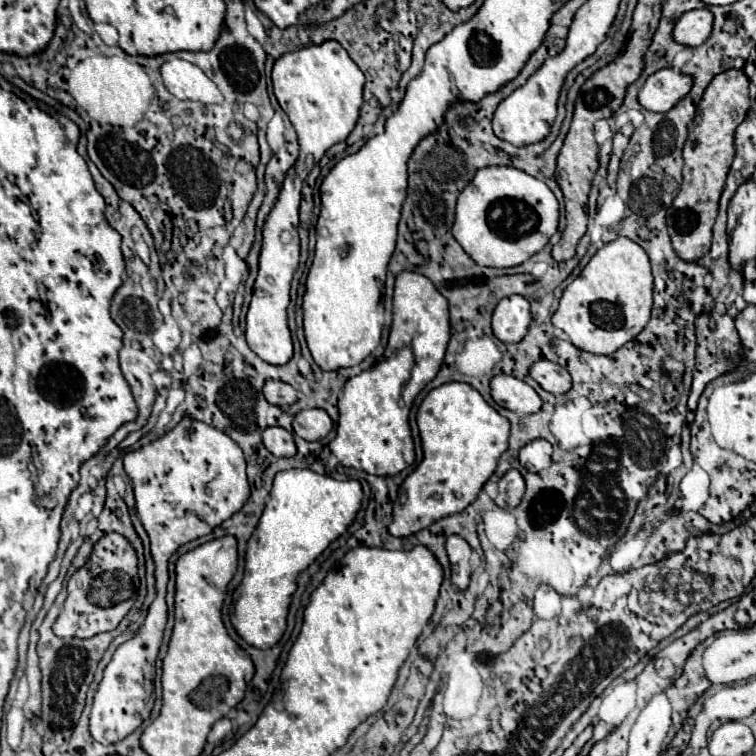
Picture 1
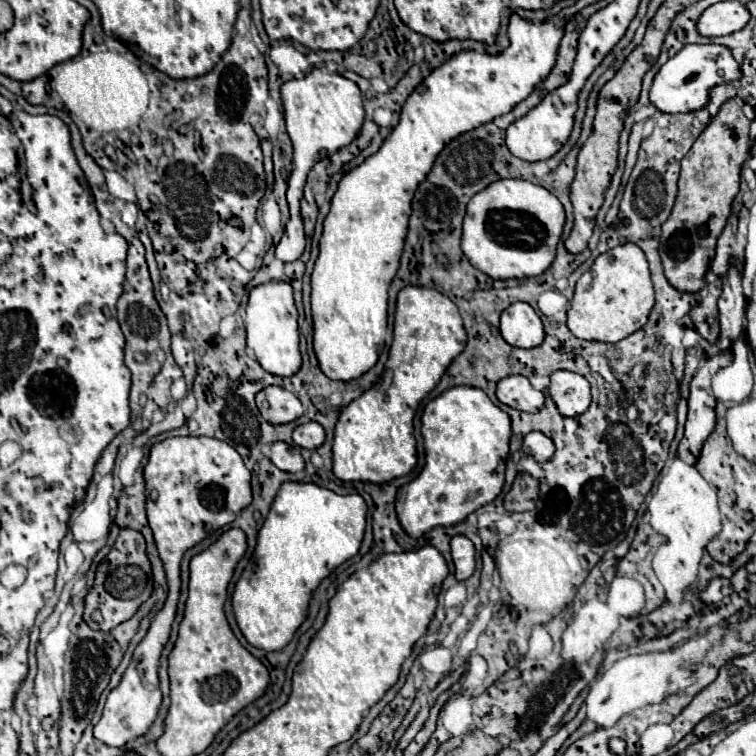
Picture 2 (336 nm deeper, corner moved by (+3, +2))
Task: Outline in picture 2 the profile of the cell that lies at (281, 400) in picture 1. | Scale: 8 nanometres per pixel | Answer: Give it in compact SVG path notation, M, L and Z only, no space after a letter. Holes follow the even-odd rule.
M264 387L256 395L256 405L262 413L262 417L272 423L272 425L282 425L282 423L292 423L298 417L304 415L304 407L298 401L298 397L284 387Z

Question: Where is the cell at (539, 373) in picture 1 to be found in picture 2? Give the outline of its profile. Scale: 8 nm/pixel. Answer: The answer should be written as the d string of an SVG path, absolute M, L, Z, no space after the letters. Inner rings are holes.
M554 371L550 375L548 391L564 417L582 415L592 401L590 383L586 381L586 377L572 371Z

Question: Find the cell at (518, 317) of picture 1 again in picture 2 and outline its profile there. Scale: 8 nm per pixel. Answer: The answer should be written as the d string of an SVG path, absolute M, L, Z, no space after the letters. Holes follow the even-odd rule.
M512 303L500 319L502 337L522 349L538 347L544 341L544 327L538 313L528 303Z

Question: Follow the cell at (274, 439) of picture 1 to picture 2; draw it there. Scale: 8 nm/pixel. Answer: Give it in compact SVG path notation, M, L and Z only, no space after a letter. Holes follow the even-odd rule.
M278 441L276 445L272 445L270 451L272 451L272 453L270 453L270 461L272 461L278 469L282 469L282 471L286 471L286 473L298 473L298 471L304 469L304 459L302 459L298 447Z

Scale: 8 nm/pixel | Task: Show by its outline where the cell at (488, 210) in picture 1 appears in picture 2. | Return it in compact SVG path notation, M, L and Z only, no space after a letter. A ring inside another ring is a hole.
M500 179L468 203L462 251L476 269L492 279L536 277L552 265L564 223L564 207L548 189L522 179Z

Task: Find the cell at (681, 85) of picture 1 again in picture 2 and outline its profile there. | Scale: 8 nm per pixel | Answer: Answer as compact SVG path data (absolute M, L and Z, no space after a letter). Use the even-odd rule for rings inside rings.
M706 43L706 45L686 45L680 53L668 59L654 77L650 89L650 101L662 113L688 113L704 109L710 101L710 91L716 85L736 83L742 77L740 63L732 57L732 51L724 45Z

